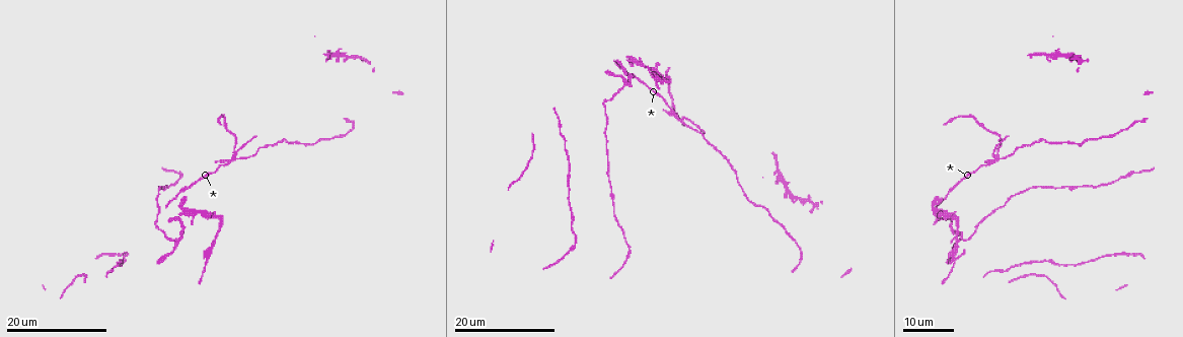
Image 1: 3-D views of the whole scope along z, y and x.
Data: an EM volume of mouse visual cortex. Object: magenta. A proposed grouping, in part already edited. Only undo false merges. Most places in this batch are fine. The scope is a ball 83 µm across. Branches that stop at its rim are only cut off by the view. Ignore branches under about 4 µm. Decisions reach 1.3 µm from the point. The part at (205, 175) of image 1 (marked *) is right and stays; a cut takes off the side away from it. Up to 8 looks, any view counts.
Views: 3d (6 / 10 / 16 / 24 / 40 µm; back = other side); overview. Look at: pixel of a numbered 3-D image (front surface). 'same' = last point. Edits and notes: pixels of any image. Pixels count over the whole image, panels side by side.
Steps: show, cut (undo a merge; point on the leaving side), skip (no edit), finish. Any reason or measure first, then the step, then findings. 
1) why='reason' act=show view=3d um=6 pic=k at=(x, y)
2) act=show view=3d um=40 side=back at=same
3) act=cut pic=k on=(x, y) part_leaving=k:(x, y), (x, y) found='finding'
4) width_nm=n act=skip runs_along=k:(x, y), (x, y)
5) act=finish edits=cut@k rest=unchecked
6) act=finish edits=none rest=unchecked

why='four-way junction' act=show view=3d um=16 pic=1 at=(999, 158)

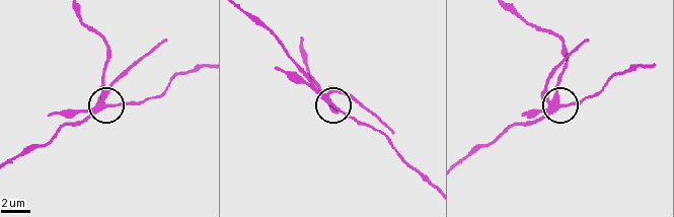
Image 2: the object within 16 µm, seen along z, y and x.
act=show view=3d um=10 pic=2 at=(104, 102)

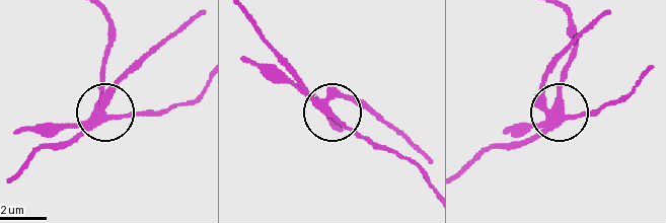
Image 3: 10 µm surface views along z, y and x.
width_nm=310 act=cut pic=3 on=(60, 124) part_leaving=3:(92, 115), (125, 76), (195, 18) found='two cells meet here'

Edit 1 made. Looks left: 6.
act=show view=overview

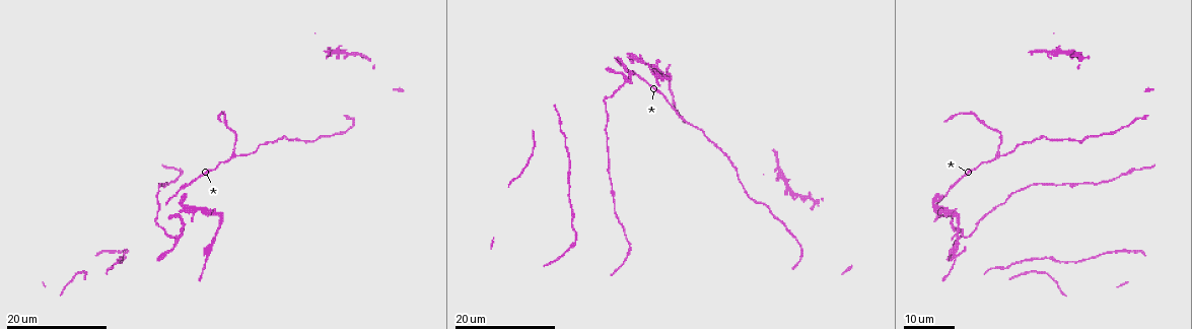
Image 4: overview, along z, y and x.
why='a narrow waist' act=show view=3d um=16 pic=4 at=(115, 250)

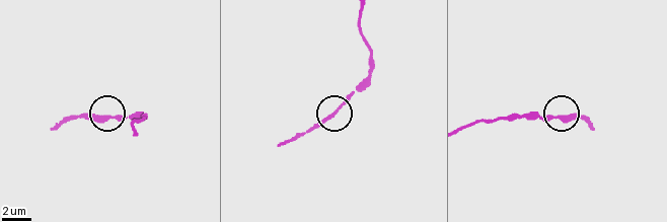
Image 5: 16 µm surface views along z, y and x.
why='zoom in' act=show view=3d um=6 pic=5 at=(558, 117)

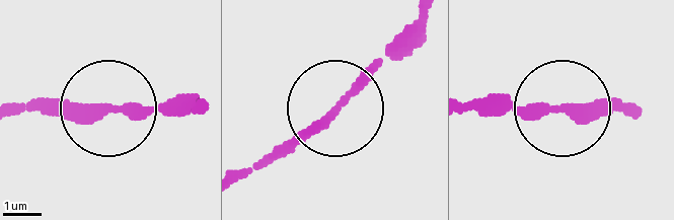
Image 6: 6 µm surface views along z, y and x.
why='other side' act=show view=3d um=6 side=back pic=6 at=(558, 108)

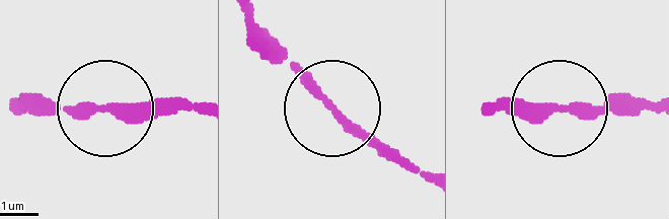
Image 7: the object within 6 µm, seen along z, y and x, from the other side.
act=skip runs_along=7:(22, 111), (194, 111) found='all the same cell'

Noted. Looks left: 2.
act=show view=3d um=24 pic=4 at=(1134, 120)

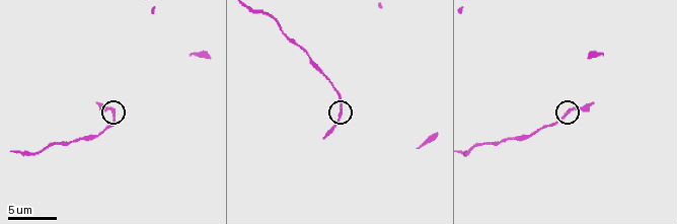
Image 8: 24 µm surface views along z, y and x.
act=show view=3d um=6 pic=8 at=(571, 110)

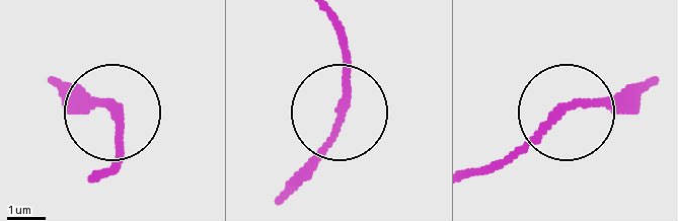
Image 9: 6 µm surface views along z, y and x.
side_arm_um=13 act=skip runs_along=9:(328, 20), (342, 50), (342, 107), (328, 146), (296, 182) found='all the same cell'

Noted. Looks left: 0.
act=finish edits=cut@3 rest=unchecked

